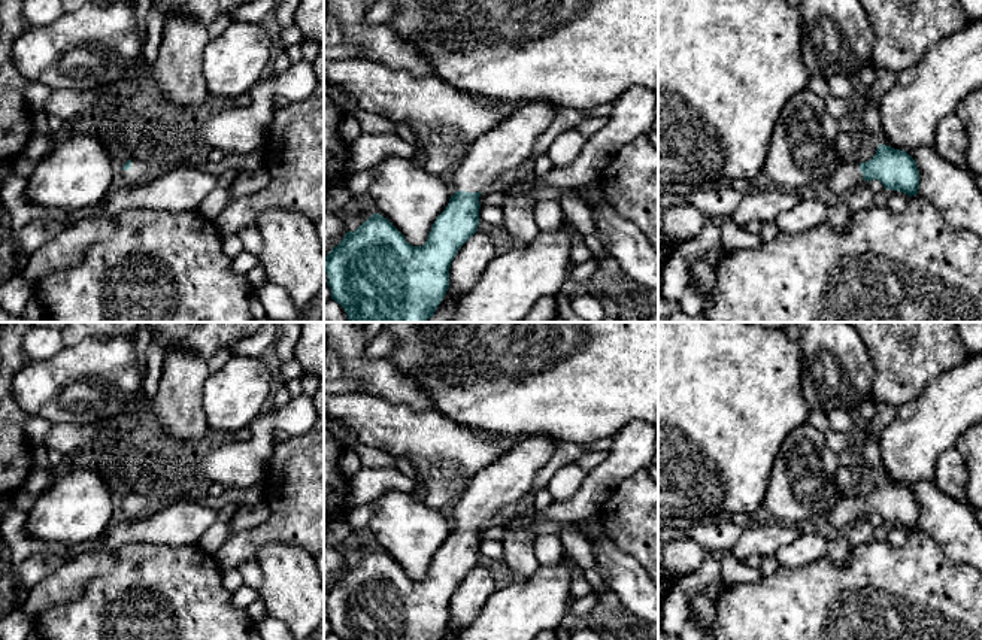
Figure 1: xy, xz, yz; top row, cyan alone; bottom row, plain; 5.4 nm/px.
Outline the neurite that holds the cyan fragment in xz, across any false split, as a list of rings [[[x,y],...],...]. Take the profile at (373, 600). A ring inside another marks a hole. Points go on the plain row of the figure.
[[[522,437],[501,458],[482,468],[454,503],[457,527],[431,559],[427,576],[412,580],[382,549],[373,548],[324,592],[331,633],[340,640],[439,640],[449,624],[449,601],[458,583],[478,565],[482,524],[504,504],[527,495],[540,468],[560,442],[551,437]]]

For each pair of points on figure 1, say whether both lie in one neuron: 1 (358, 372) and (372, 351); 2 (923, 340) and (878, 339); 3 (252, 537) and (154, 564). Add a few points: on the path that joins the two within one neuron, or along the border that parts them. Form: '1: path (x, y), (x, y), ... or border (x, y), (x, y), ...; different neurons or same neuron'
1: border (366, 343), (366, 357), (385, 358); different neurons
2: path (912, 351), (903, 343), (888, 339); same neuron
3: border (212, 555), (223, 572); different neurons

